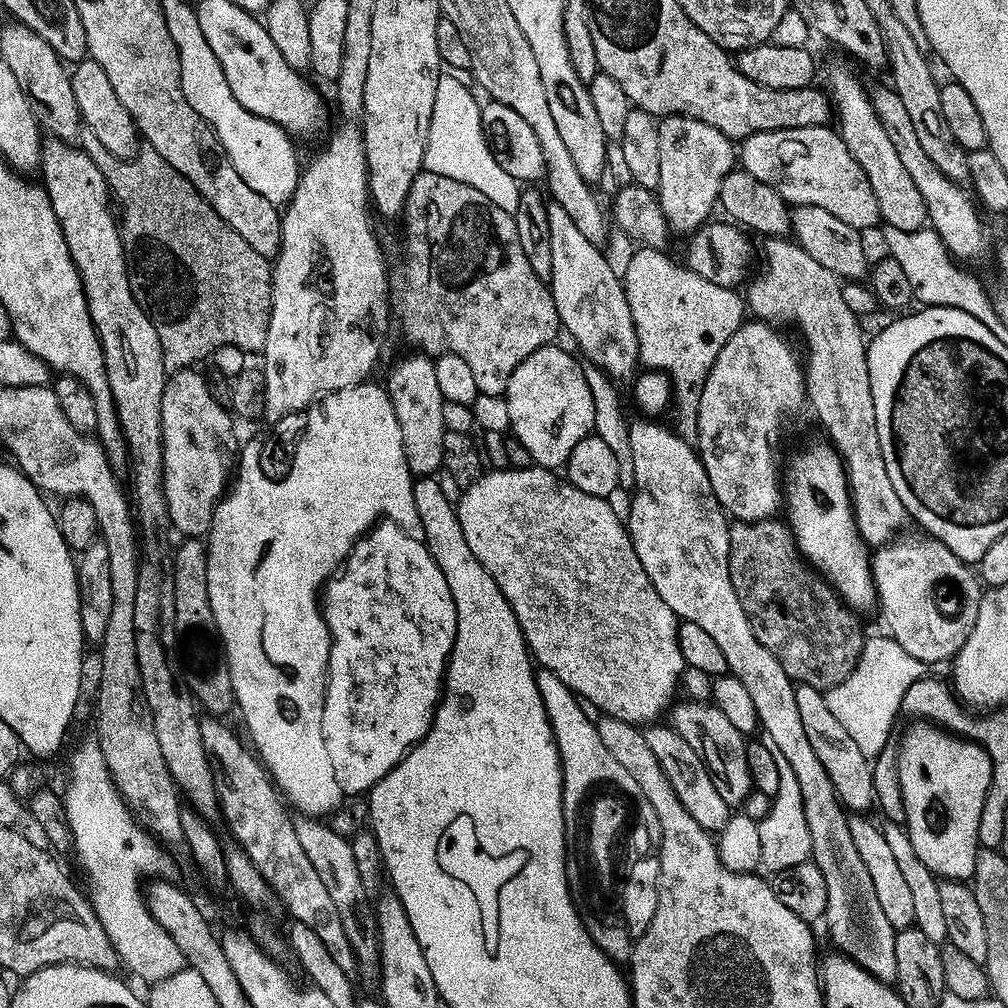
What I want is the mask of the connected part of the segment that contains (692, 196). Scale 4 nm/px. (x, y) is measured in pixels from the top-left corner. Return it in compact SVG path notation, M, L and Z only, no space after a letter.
M666 116L658 125L661 142L661 178L658 187L660 209L664 211L669 229L676 231L677 228L680 232L691 234L709 223L711 216L708 215L717 211L723 179L732 173L738 160L738 152L733 141L726 134L722 134L722 130L714 130L714 126L693 116Z

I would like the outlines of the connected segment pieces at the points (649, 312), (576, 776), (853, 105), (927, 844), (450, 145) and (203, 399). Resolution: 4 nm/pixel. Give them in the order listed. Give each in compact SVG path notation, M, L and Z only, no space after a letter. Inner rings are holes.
M643 246L635 250L624 272L622 268L622 283L626 302L630 302L630 318L634 318L634 330L638 334L640 364L645 369L664 372L672 381L674 408L688 418L695 417L700 388L718 358L718 350L722 350L730 334L745 323L745 301L736 288L701 280L691 268L675 264L667 251ZM699 328L700 352L696 352Z
M542 667L536 668L536 685L542 694L542 706L546 706L548 721L552 727L552 733L556 739L556 749L560 755L560 769L562 778L568 776L564 783L564 811L572 814L580 808L584 796L590 793L588 780L596 780L596 776L608 776L608 780L616 780L616 784L621 784L629 790L637 790L637 785L632 780L629 771L625 769L602 744L602 739L598 736L595 723L578 707L576 693L570 691L550 670Z
M832 64L828 68L827 91L835 111L840 112L838 131L845 140L850 154L857 160L858 165L865 171L870 186L873 187L877 199L880 219L887 227L917 232L928 224L926 202L922 202L922 194L918 194L918 186L914 186L914 178L902 166L898 154L890 142L890 134L882 126L878 114L872 105L869 89L860 85L860 80L844 64Z
M912 722L904 732L904 737L898 740L898 751L896 753L896 765L898 766L898 778L902 786L902 820L906 825L910 842L913 843L914 851L926 864L936 878L945 880L959 880L961 882L971 881L972 875L976 873L976 853L981 851L980 839L978 838L978 826L982 818L982 806L986 802L986 794L992 788L992 759L990 754L981 744L975 740L961 738L943 727L932 722Z
M442 74L439 78L423 169L474 186L476 190L486 194L486 198L496 206L514 214L520 201L521 185L501 166L488 144L481 118L481 103L477 102L467 86L454 76L457 75Z
M190 367L171 373L162 394L164 493L173 529L184 538L207 537L236 458L233 417L229 409L214 400L207 379L196 371L195 367Z

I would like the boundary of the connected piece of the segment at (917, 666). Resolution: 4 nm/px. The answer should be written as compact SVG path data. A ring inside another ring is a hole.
M888 634L869 635L856 669L841 684L825 691L828 710L838 719L859 749L868 756L881 752L893 739L892 723L901 715L900 703L915 680L925 675L926 664L911 657Z

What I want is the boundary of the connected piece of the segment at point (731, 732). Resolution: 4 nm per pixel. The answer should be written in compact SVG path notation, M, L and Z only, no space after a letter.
M683 700L684 702L671 707L671 726L678 732L684 741L700 755L709 769L714 787L729 806L740 804L748 795L753 795L751 772L747 762L745 735L728 721L713 703L707 701Z

